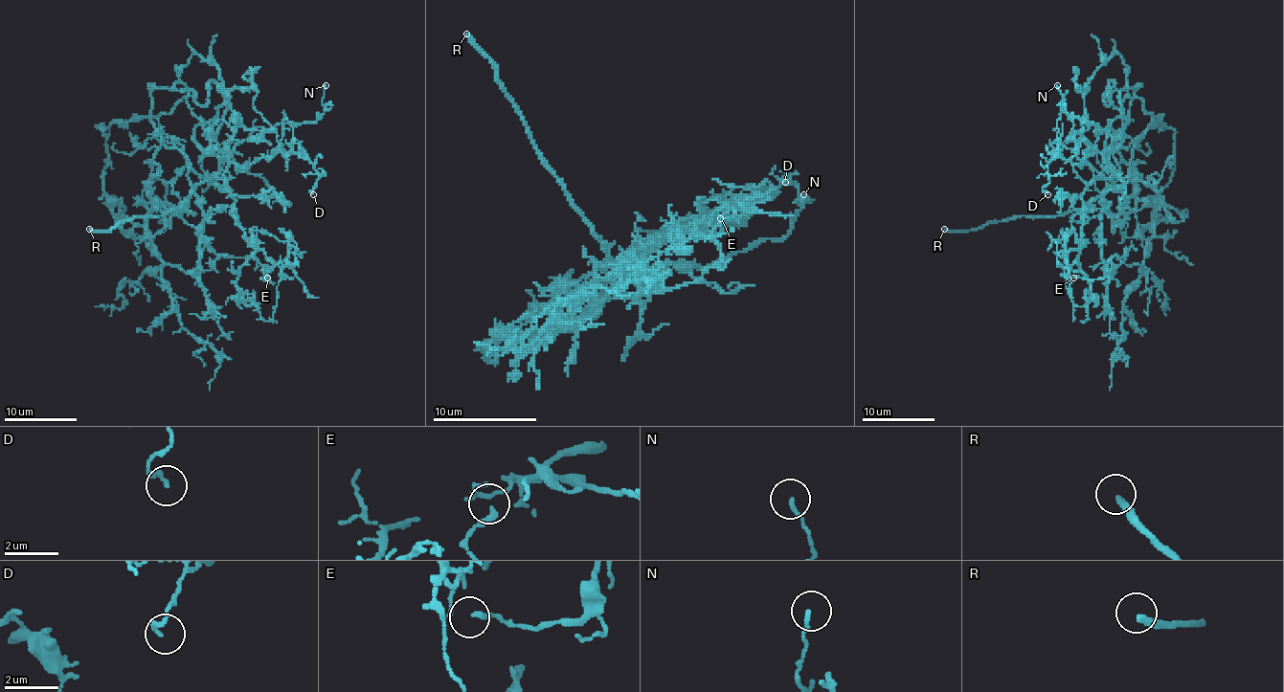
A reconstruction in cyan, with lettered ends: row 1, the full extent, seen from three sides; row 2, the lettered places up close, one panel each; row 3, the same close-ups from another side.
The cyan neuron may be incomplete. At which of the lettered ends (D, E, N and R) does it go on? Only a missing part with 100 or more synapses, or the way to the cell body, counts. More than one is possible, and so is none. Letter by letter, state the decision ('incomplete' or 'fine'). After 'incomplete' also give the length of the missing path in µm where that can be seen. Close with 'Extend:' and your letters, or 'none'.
D: fine
E: fine
N: fine
R: incomplete; missing 70 µm
Extend: R

